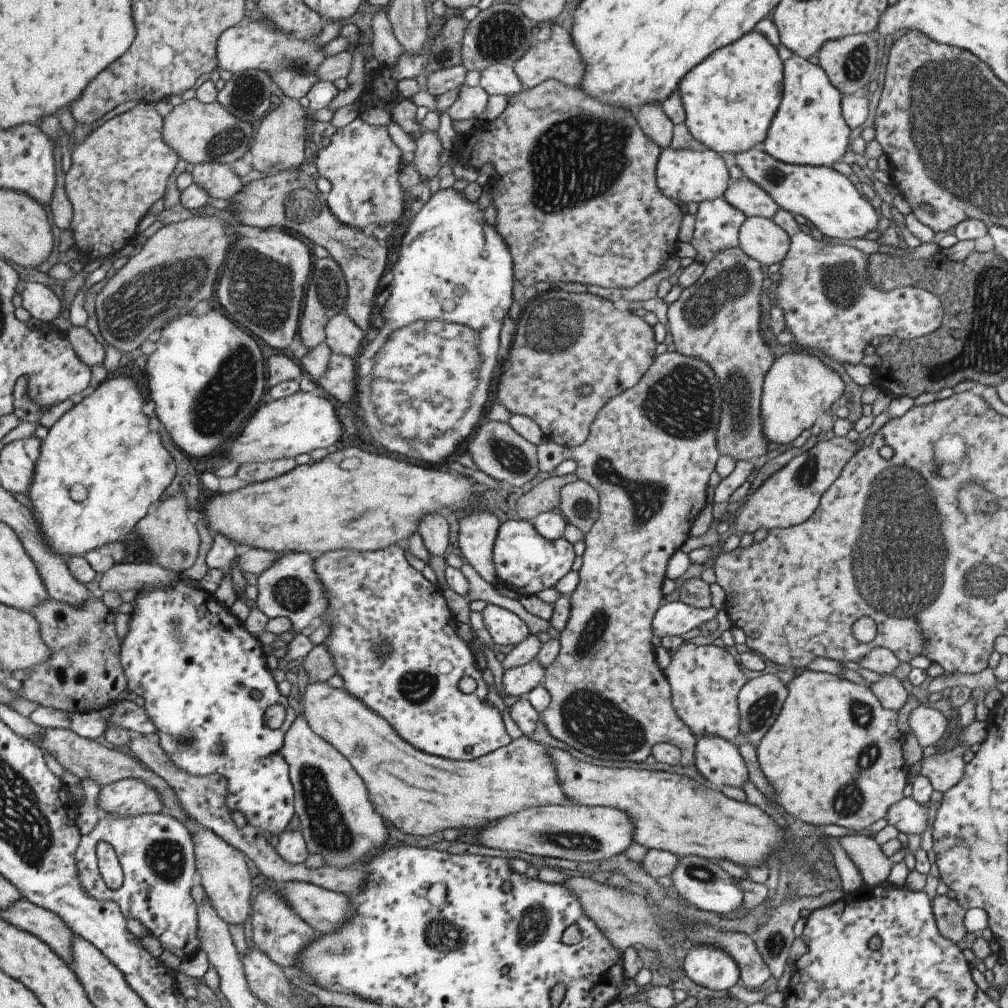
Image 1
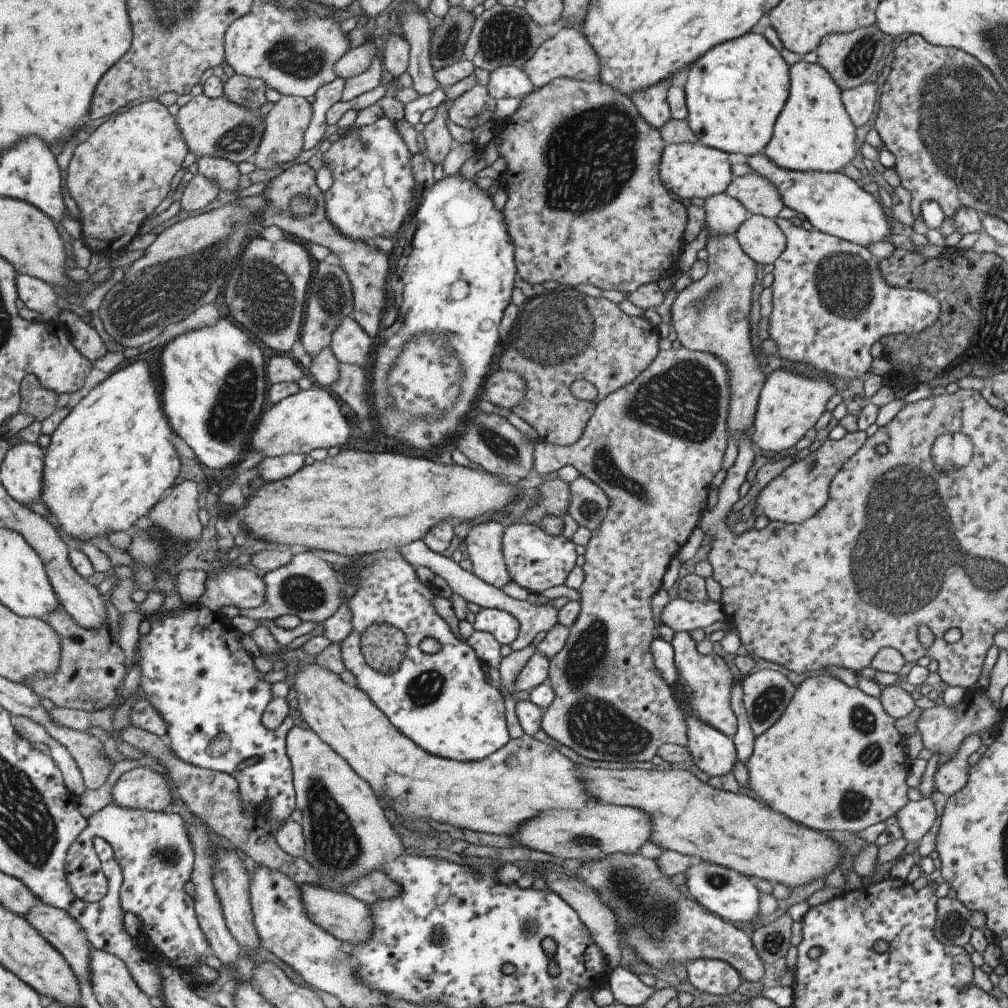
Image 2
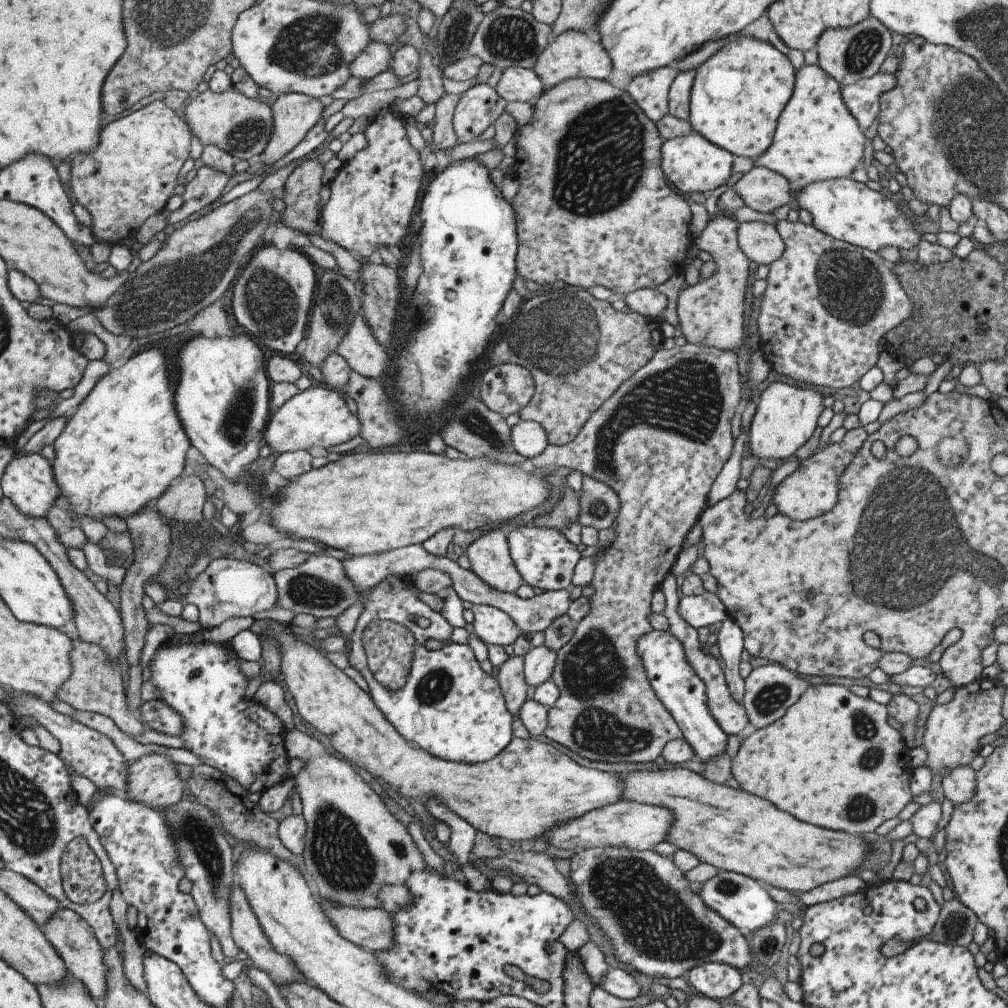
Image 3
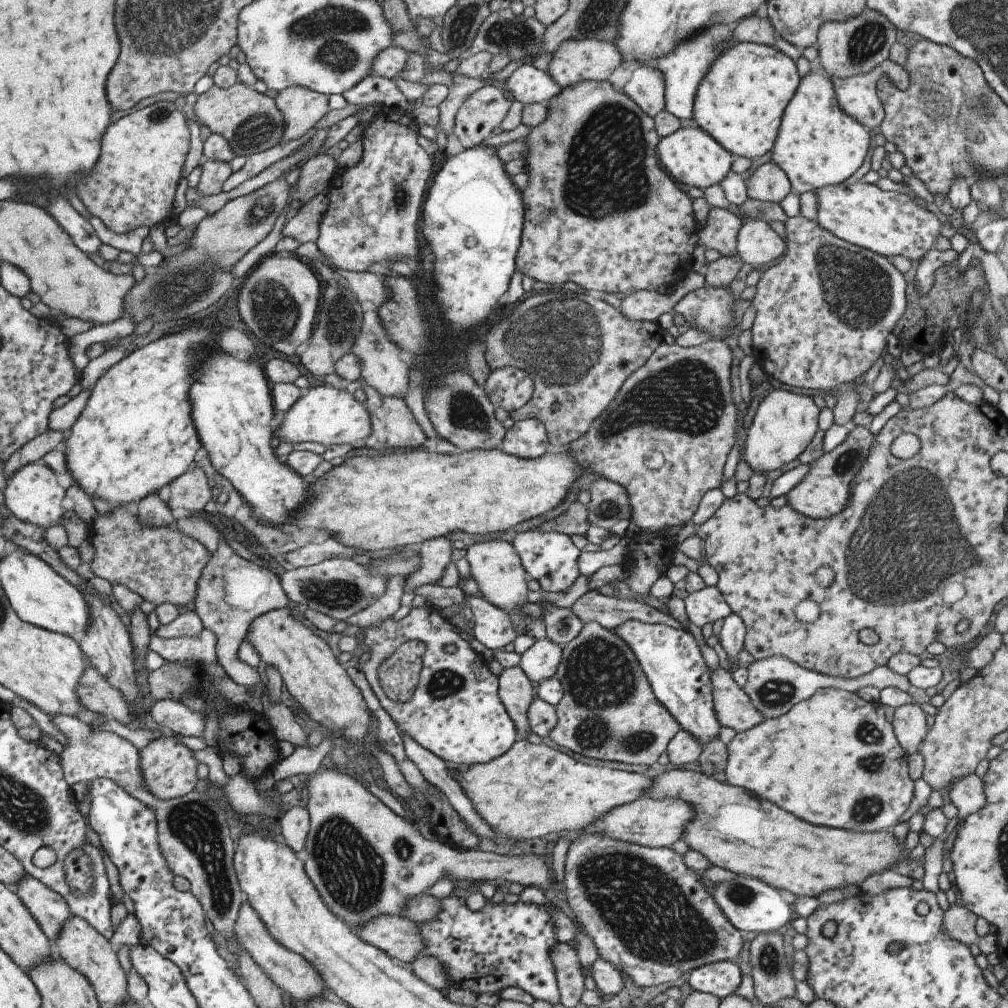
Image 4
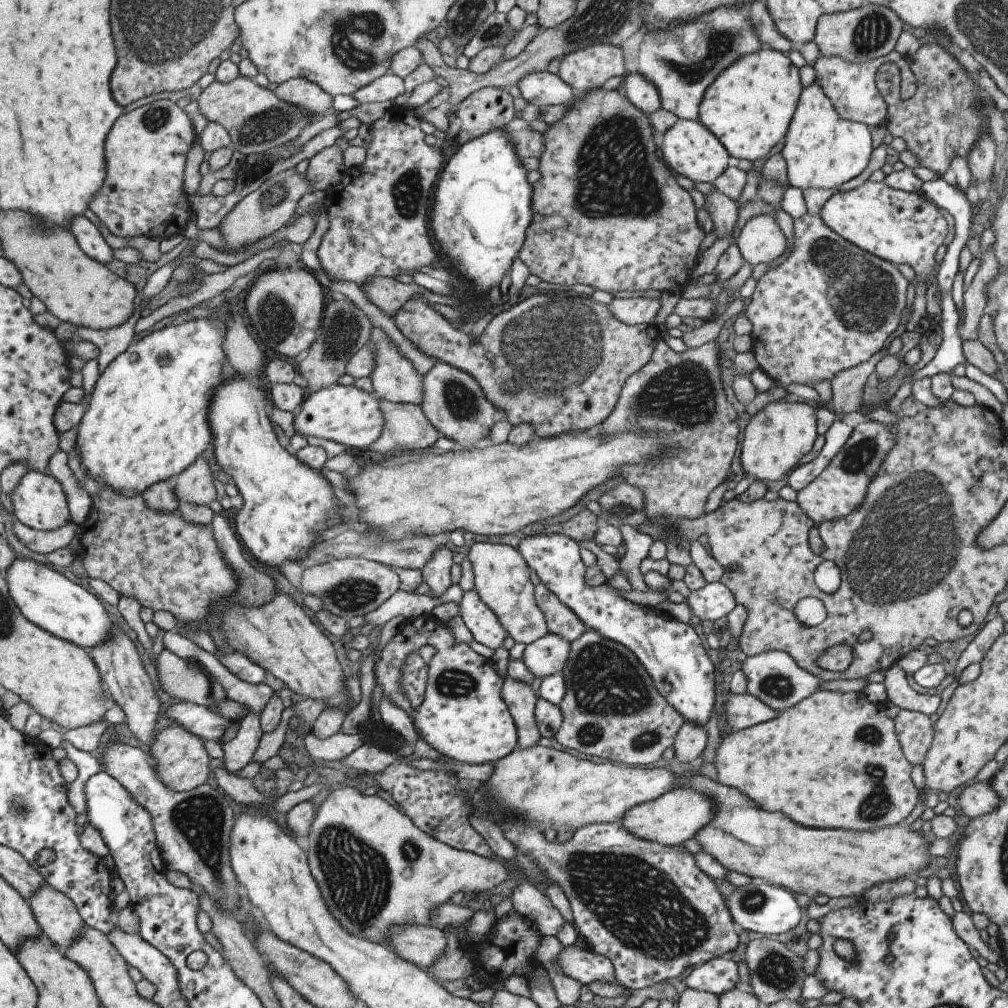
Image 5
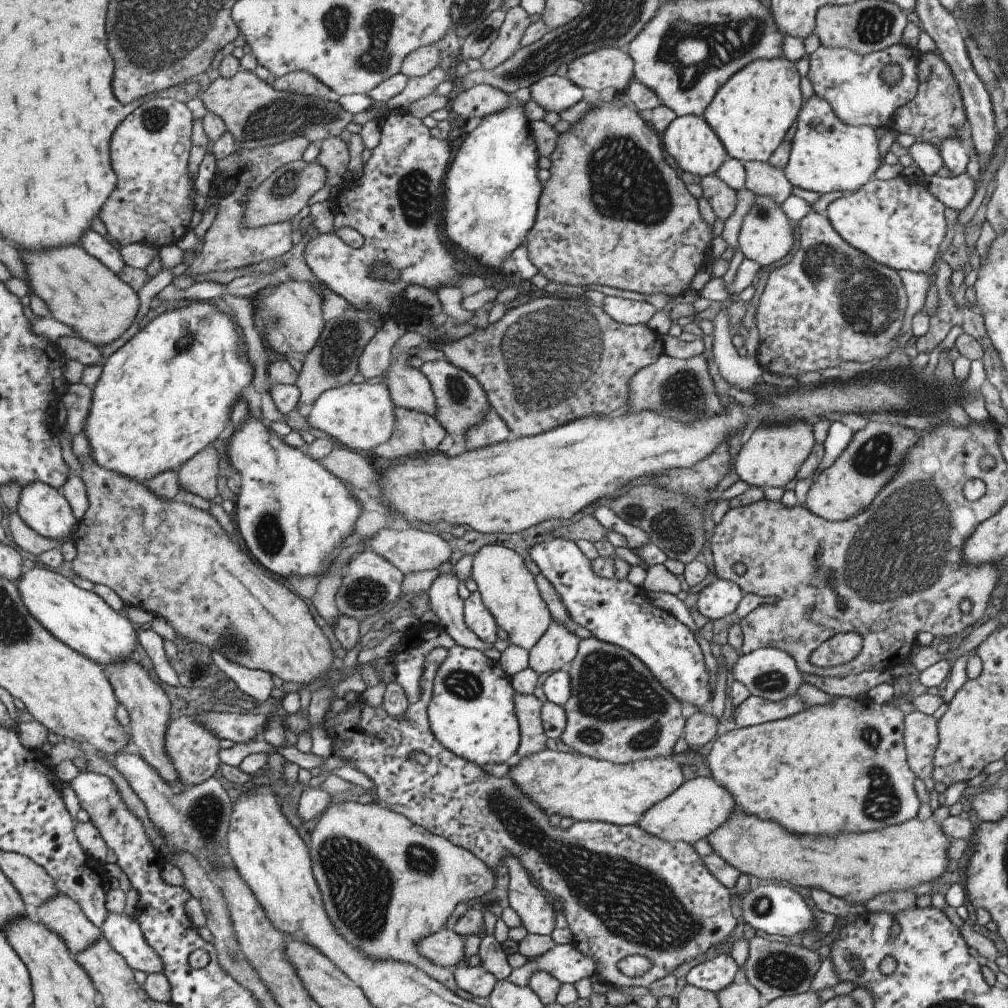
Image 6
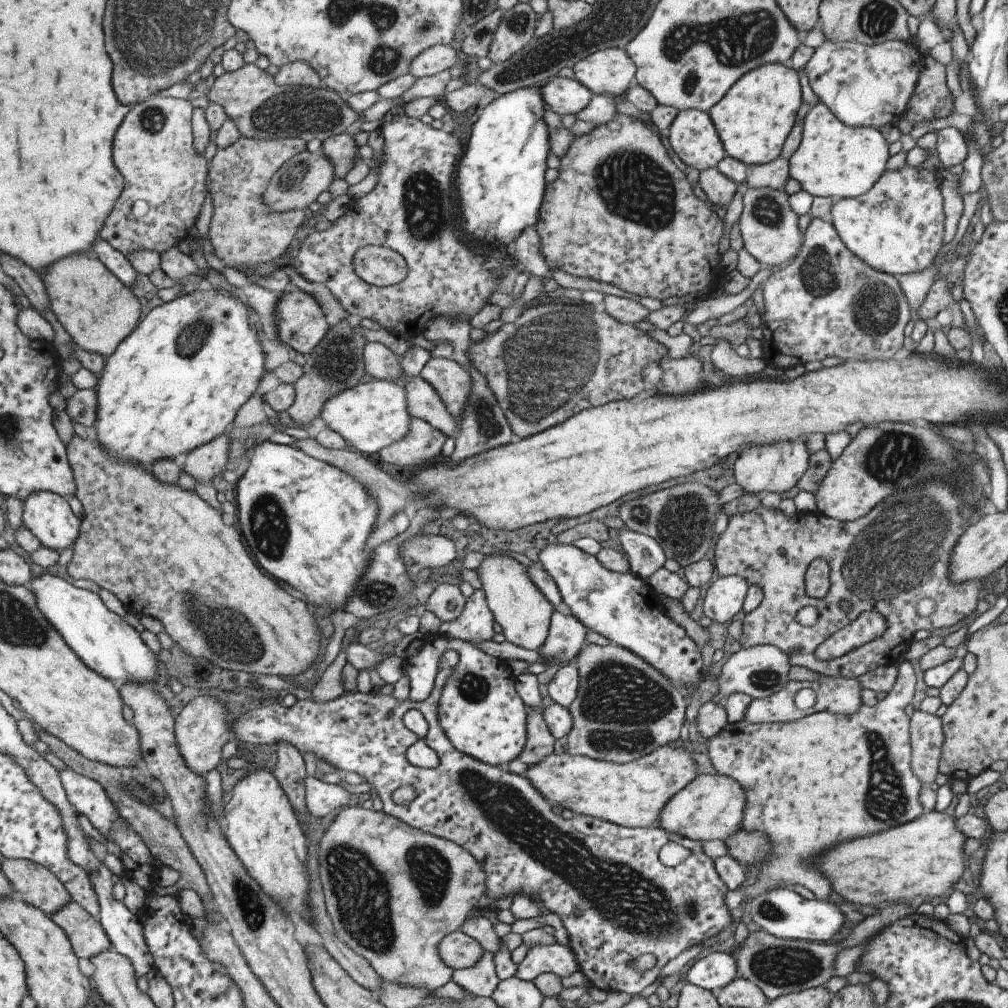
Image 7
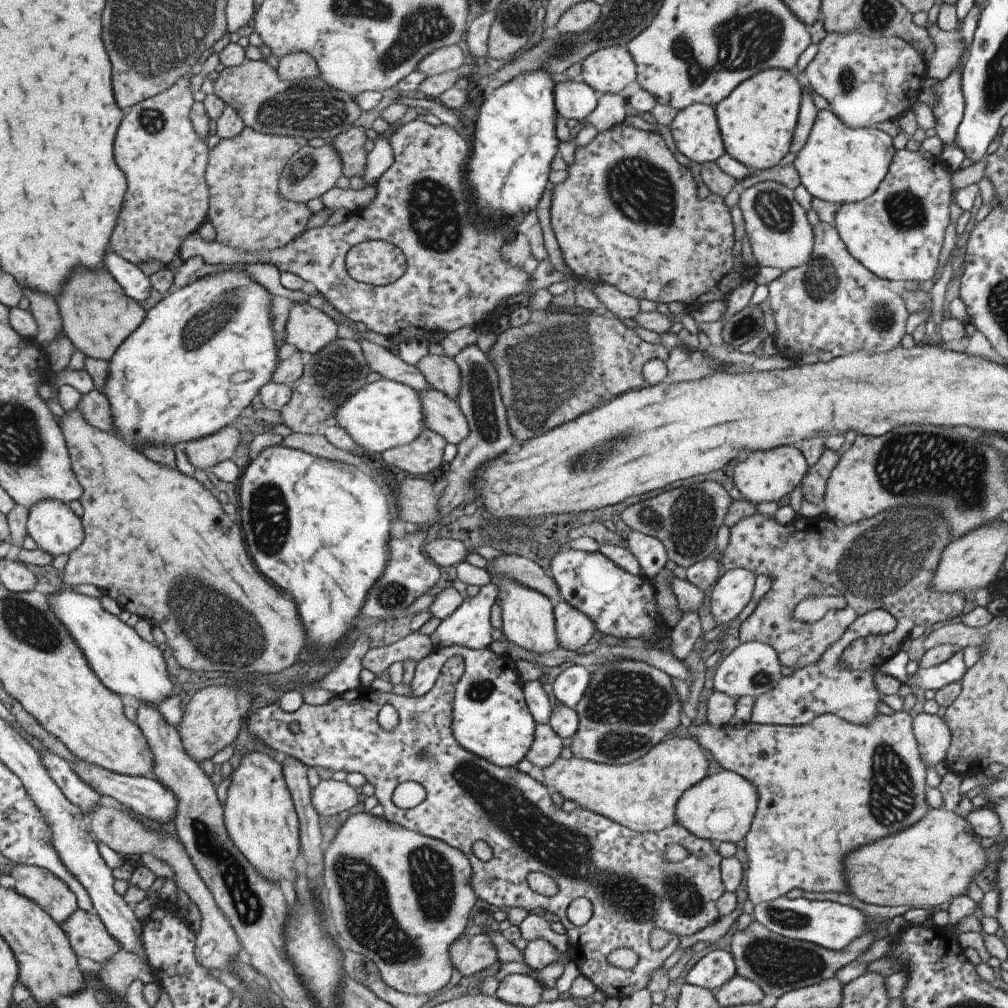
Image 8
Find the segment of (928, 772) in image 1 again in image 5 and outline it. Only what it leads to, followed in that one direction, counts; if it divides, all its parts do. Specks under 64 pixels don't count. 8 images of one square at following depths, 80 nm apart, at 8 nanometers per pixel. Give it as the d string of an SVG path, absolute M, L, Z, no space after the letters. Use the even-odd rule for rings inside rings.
M973 780L957 796L957 804L963 816L973 818L988 813L997 806L997 795L987 782Z

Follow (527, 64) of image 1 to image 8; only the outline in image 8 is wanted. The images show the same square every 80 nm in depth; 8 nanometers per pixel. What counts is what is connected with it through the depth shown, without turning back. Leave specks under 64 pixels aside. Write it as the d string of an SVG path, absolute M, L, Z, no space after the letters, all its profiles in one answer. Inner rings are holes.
M613 45L592 52L580 62L580 66L581 72L578 79L594 91L617 94L626 84L636 79L636 66L632 56L621 45Z

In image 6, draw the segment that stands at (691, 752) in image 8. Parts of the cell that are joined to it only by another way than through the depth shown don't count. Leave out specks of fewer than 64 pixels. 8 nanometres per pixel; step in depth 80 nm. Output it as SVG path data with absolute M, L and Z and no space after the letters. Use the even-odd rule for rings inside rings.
M547 749L525 755L509 767L505 776L536 804L550 814L575 821L605 821L611 824L635 825L637 819L671 794L682 782L680 767L669 757L657 757L618 765L589 758L587 755Z

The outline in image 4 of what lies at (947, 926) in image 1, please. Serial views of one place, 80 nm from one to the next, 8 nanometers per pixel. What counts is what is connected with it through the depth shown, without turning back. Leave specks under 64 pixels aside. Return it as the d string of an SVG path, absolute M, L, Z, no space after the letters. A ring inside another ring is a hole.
M962 904L949 905L947 910L942 911L942 924L944 932L951 940L969 946L977 943L978 936L975 935L973 926L977 916L967 910Z

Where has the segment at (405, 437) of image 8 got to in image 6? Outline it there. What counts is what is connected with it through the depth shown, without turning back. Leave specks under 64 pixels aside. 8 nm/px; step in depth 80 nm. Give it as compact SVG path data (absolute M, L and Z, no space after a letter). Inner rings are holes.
M345 383L326 391L323 391L304 412L307 426L327 434L334 439L336 444L348 446L351 450L372 450L378 444L385 442L391 434L392 424L394 423L394 414L392 408L395 407L389 398L388 389L381 383L367 384L363 383Z

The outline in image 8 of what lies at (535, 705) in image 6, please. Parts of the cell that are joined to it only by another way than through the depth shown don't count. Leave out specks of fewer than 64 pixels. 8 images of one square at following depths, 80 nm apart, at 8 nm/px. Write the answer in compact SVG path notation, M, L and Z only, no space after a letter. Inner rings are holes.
M535 723L532 743L529 745L524 759L529 760L532 766L543 768L556 761L561 748L561 739L547 723Z

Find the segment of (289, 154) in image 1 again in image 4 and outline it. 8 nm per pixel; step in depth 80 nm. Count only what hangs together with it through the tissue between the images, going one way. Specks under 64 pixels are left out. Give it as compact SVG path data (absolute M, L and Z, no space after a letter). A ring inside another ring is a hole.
M303 87L284 88L277 93L273 102L283 120L278 144L300 139L303 134L314 128L329 110L325 95Z

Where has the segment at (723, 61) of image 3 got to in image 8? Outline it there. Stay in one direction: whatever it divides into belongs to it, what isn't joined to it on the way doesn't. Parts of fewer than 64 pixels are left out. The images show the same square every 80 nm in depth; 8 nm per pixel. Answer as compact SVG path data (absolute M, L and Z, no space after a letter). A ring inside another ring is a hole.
M770 68L742 80L733 88L713 106L725 153L753 172L775 166L789 150L802 95L800 86L795 74Z

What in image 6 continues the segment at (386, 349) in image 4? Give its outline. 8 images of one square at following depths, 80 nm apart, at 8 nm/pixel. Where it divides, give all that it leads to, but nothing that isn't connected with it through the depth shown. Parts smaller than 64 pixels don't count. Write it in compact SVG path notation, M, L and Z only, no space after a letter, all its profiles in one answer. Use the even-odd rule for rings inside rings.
M406 330L390 346L390 361L382 374L382 383L388 389L389 398L395 407L413 409L431 415L434 418L434 397L423 373L409 364L410 355L407 353L409 348L423 345L427 341L425 336L417 334L415 331Z

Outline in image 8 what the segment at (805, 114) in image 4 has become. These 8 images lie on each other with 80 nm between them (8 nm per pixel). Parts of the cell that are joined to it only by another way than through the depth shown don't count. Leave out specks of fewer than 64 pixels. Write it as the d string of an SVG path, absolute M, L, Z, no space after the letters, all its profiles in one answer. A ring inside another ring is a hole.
M829 109L818 110L792 165L797 171L800 185L812 198L837 204L856 203L871 195L884 179L895 151L891 139L879 129L849 128Z

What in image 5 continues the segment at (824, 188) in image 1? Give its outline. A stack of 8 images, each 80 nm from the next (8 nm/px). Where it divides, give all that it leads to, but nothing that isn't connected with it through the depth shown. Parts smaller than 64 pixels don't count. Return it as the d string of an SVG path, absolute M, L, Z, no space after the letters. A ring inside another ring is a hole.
M867 179L851 190L832 194L821 207L819 218L835 234L866 253L875 255L895 266L899 263L909 265L916 272L916 280L919 281L931 274L934 263L933 255L947 234L947 222L934 204L926 202L921 192L898 191L887 187L881 181L876 183Z

